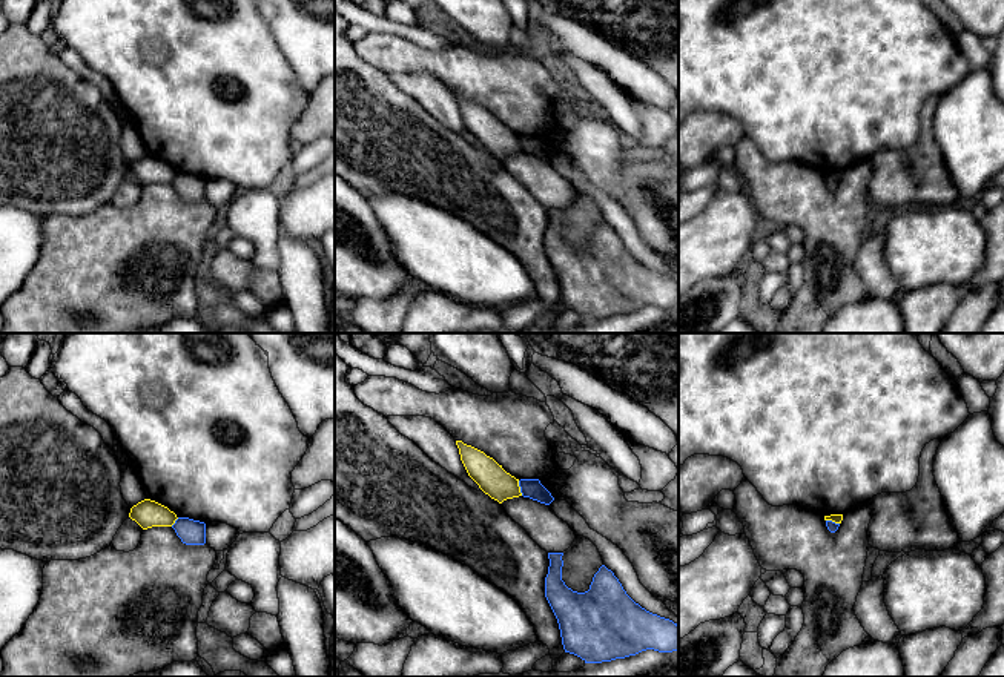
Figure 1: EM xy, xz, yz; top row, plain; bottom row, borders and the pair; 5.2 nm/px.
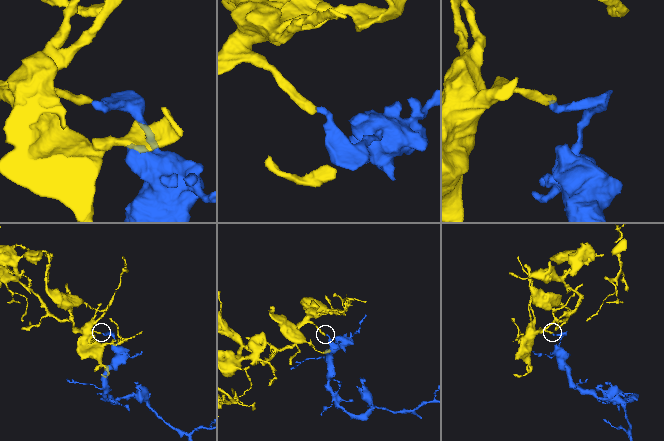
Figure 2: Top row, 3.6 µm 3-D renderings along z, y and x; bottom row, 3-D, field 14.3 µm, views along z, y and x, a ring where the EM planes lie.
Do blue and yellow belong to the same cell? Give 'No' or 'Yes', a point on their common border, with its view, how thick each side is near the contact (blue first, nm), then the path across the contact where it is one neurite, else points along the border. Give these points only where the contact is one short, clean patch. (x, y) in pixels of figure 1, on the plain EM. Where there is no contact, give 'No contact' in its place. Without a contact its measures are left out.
No. Touches blue at xz (521, 145). Thickness 100 nm (blue) against 160 nm. Boundary: xz (518, 137), (522, 151)

